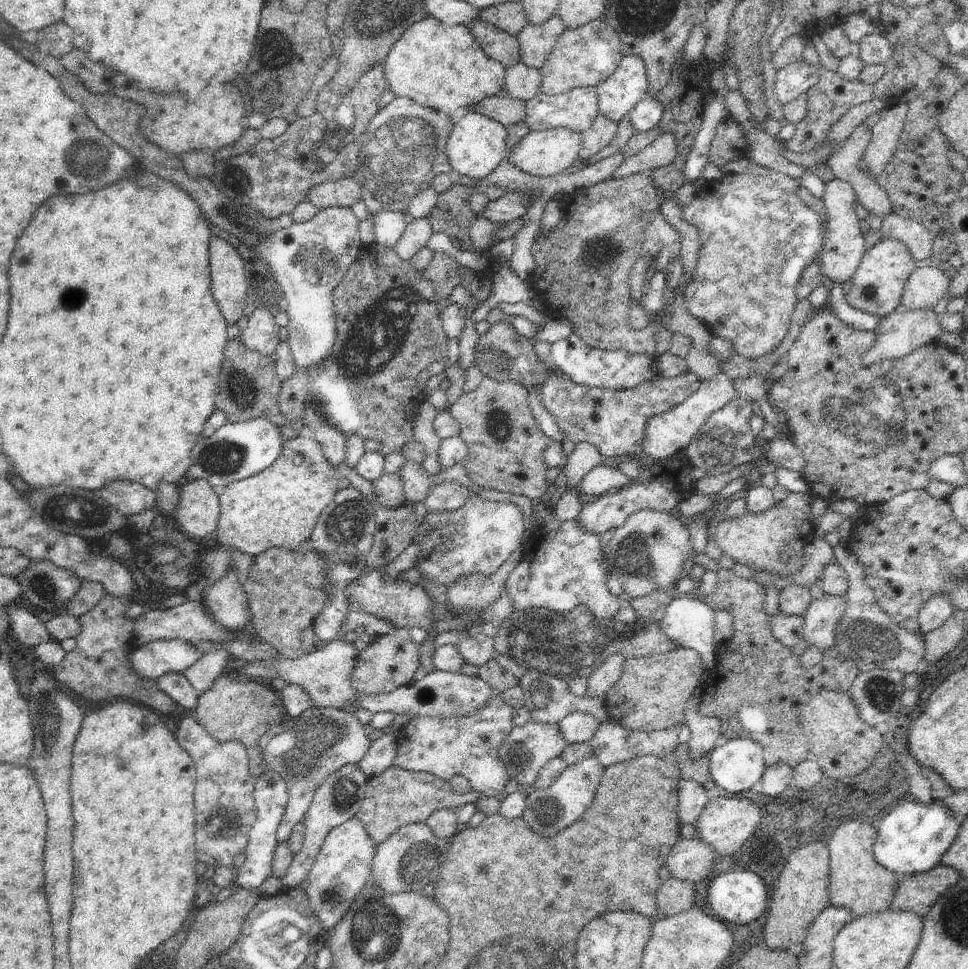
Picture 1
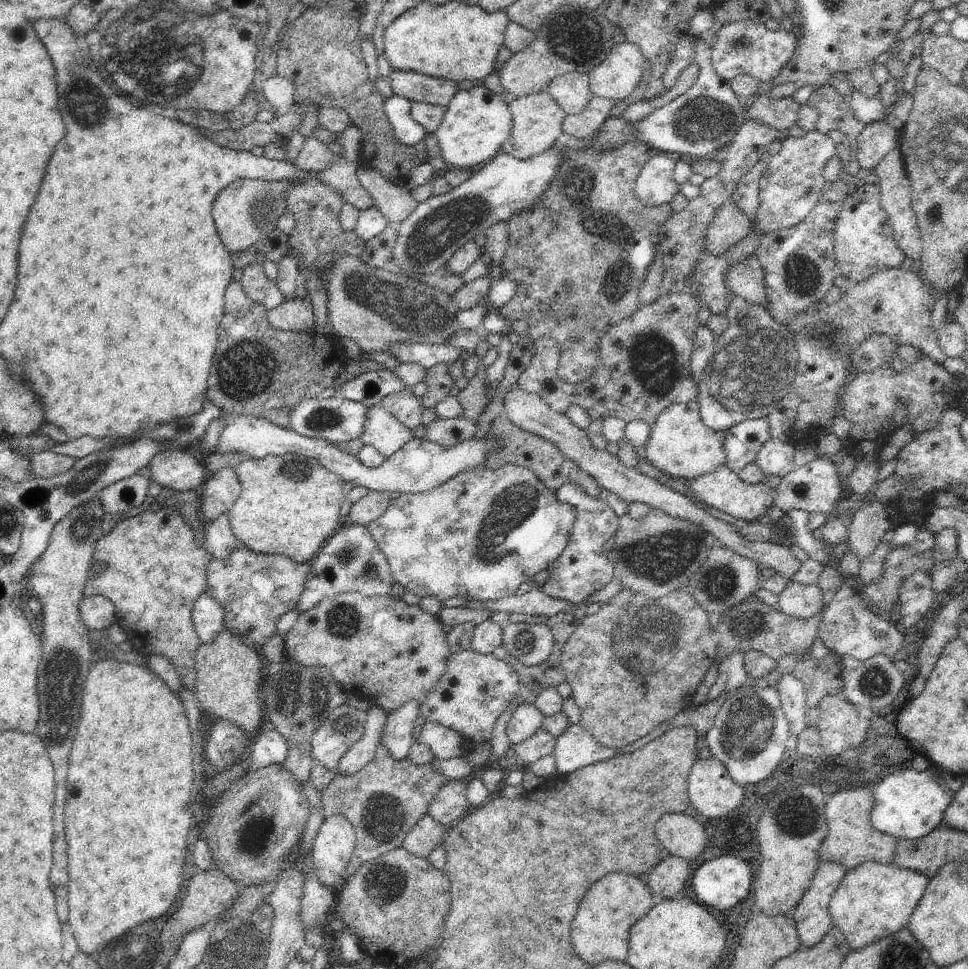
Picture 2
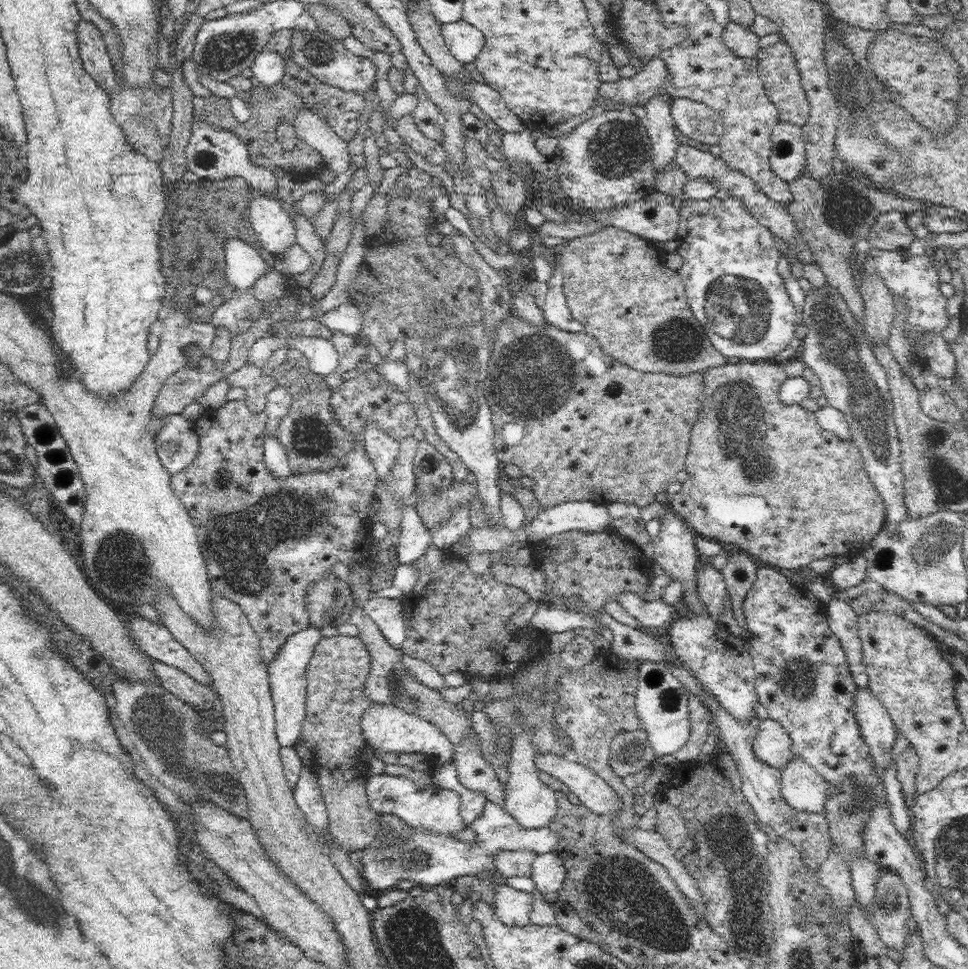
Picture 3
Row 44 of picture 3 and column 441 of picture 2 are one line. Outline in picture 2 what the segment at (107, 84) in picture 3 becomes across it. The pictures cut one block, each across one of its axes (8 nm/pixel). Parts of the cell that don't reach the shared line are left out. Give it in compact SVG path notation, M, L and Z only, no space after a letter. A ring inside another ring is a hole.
M392 70L388 81L394 95L411 102L447 106L459 92L454 80L430 77L413 71Z

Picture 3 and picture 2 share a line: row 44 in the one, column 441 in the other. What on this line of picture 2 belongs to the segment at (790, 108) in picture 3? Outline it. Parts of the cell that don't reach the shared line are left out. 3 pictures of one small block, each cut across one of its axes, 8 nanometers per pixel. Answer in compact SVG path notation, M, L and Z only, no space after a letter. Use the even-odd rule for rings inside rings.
M382 742L378 745L376 756L356 774L344 776L336 771L332 782L321 793L323 818L336 814L346 816L356 834L356 848L344 870L342 883L333 887L336 894L342 892L343 884L358 868L401 847L409 830L428 813L430 802L448 782L444 774L434 770L432 762L414 765L410 757L400 762L394 760Z

